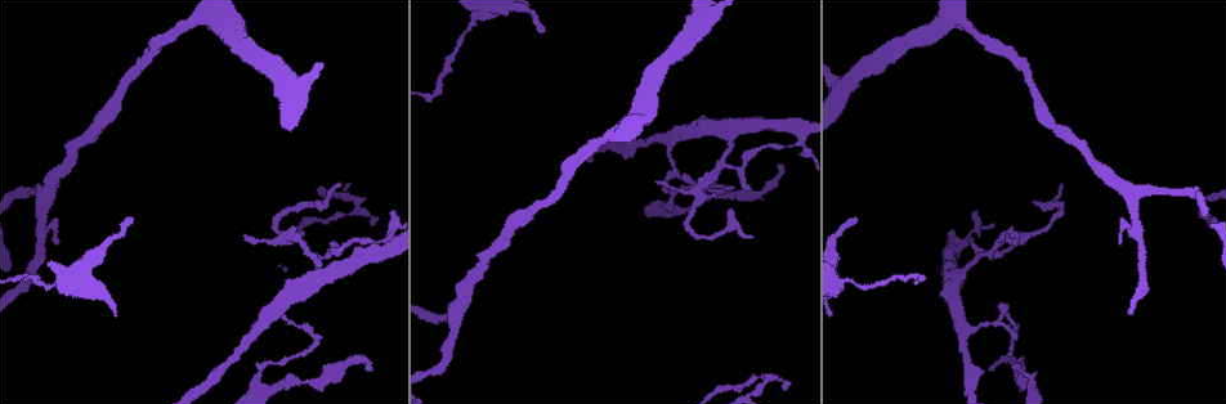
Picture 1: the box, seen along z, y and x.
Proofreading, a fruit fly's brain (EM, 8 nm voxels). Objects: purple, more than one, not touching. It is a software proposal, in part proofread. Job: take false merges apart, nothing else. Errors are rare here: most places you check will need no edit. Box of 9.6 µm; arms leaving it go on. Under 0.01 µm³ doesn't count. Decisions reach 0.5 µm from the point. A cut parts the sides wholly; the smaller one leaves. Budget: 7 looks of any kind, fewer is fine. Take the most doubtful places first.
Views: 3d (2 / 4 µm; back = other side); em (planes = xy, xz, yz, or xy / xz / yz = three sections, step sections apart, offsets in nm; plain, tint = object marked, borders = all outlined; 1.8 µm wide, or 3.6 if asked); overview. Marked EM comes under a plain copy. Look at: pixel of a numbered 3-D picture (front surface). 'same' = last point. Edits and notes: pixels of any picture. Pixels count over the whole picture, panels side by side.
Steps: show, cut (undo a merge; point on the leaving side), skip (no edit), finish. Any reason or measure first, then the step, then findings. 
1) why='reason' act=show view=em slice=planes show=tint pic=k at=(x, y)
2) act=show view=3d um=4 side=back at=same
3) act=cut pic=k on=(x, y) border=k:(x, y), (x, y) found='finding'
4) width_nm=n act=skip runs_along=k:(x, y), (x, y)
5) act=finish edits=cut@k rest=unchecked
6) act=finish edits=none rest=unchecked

why='thick turns thin' act=show view=3d um=4 pic=1 at=(771, 185)

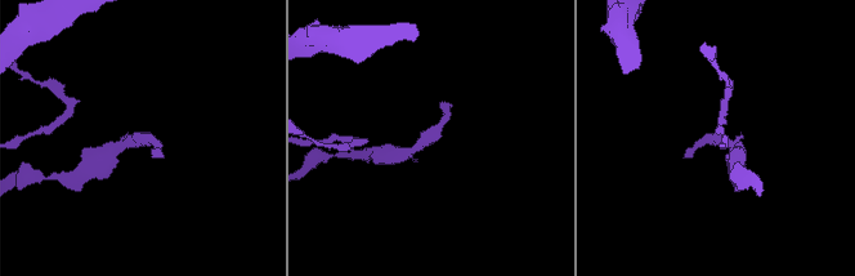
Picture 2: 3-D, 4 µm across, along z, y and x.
act=show view=em slice=planes show=tint pic=2 at=(718, 137)

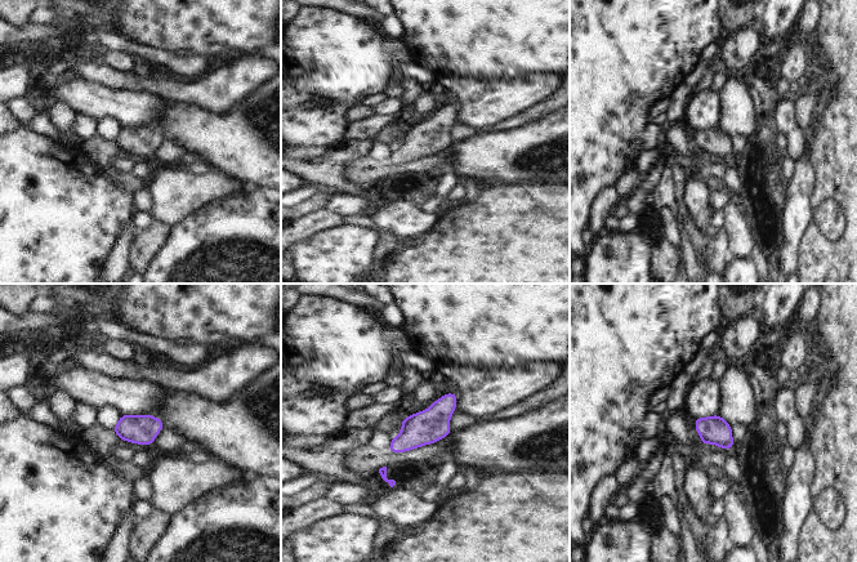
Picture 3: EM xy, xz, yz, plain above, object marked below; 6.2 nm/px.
act=skip found='one neuron here'

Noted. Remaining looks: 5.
why='abrupt turn' act=show view=em um=3.6 slice=yz step=4 show=tint pic=1 at=(771, 376)

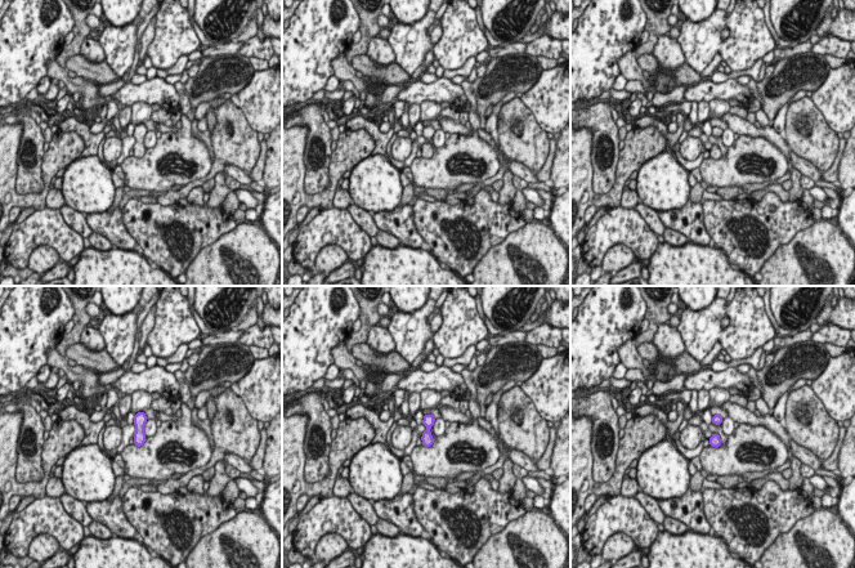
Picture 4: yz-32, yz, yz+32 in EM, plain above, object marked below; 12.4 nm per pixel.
act=show view=em um=3.6 slice=planes show=borders at=same

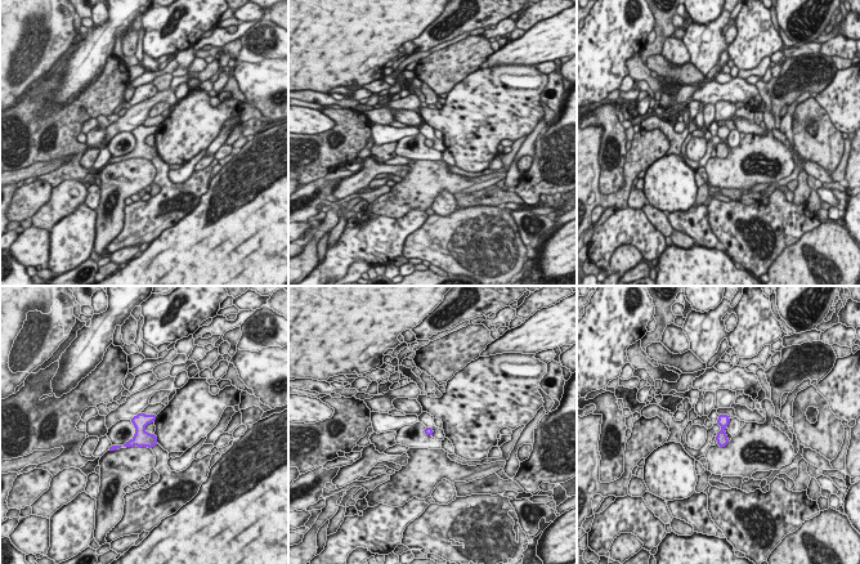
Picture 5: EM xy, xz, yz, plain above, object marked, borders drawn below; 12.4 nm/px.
act=skip found='all the same neuron'

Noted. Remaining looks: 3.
why='a narrow waist' act=show view=3d um=4 pic=1 at=(722, 162)

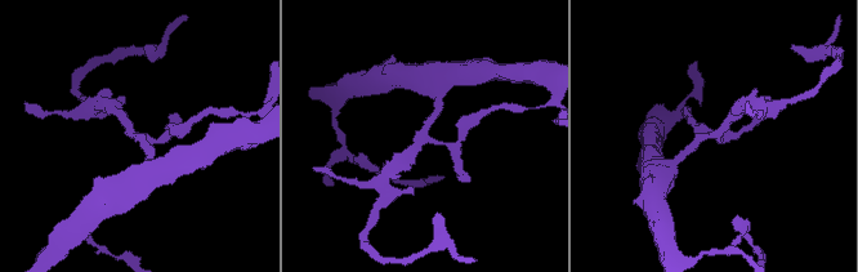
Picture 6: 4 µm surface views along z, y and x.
why='shape alone is not enough' act=show view=em slice=planes show=tint pic=6 at=(425, 130)

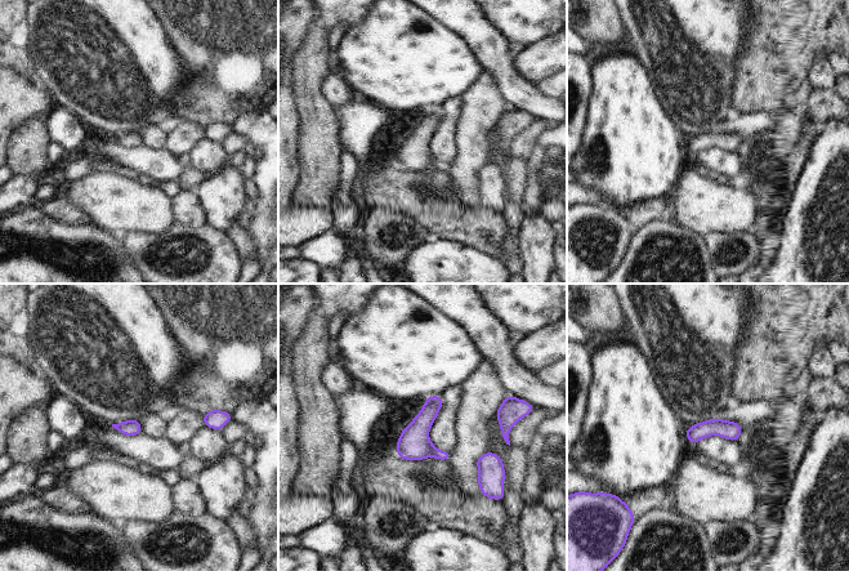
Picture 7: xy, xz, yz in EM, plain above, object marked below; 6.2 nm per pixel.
act=skip runs_along=7:(737, 429), (702, 429), (689, 435) found='all the same neuron'

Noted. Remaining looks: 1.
act=finish edits=none rest=unchecked

